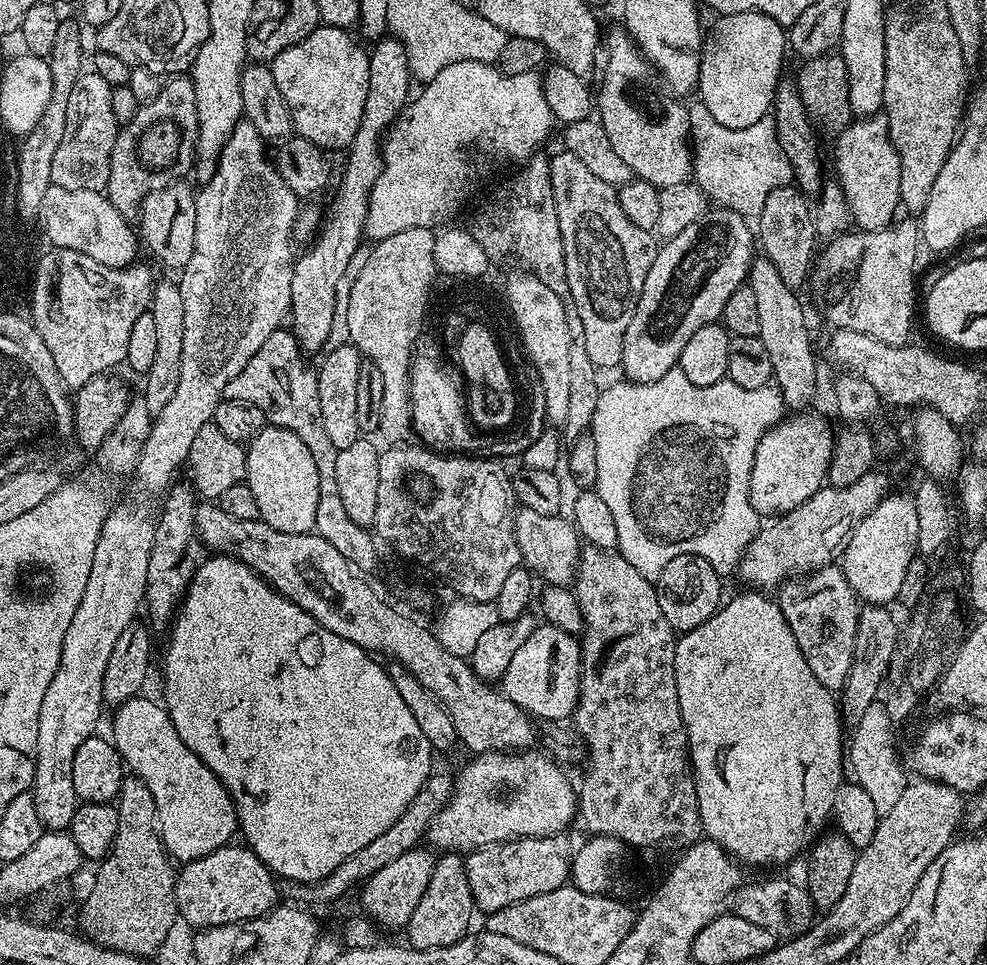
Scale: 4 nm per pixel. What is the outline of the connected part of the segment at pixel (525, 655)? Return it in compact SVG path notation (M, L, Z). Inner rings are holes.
M541 623L526 638L525 644L514 654L502 681L502 691L510 702L539 721L567 721L575 713L580 700L580 644L575 635L554 624Z

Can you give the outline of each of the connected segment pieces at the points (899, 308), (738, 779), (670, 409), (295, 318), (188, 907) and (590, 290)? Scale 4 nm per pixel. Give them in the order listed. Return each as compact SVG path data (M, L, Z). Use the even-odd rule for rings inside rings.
M904 218L897 219L891 226L884 228L881 232L861 232L859 230L849 230L833 239L828 249L821 251L815 257L814 267L810 272L810 284L820 288L825 284L828 287L828 320L836 328L845 328L846 330L858 330L860 334L870 334L870 338L878 338L887 344L906 344L909 343L908 335L912 332L912 307L916 304L916 255L922 252L922 228L915 219Z
M744 590L741 596L725 603L710 619L702 622L694 630L683 633L677 639L674 650L674 674L678 682L678 706L682 710L682 722L688 735L688 754L692 757L692 774L696 777L696 793L700 807L700 826L707 839L718 842L727 850L728 855L741 865L747 864L784 864L792 860L800 851L807 849L825 831L831 820L840 823L839 831L857 849L865 848L874 838L878 813L874 810L874 801L860 784L844 781L846 776L846 732L840 729L842 712L833 693L814 676L814 670L802 658L798 650L798 638L786 622L779 603L771 595L760 590Z
M677 366L671 368L658 382L646 382L645 384L612 384L609 388L599 389L600 397L594 410L590 435L594 438L594 450L598 462L598 478L594 491L600 495L602 502L610 506L610 514L614 514L614 530L618 530L618 551L621 556L634 566L643 576L655 578L662 574L666 562L670 558L678 558L678 554L698 554L714 566L714 570L722 578L735 573L740 566L740 559L744 557L744 551L748 543L756 537L762 527L762 517L756 512L750 500L750 476L751 466L754 462L755 448L759 444L765 432L774 427L785 415L786 405L779 388L772 384L758 386L758 390L746 390L746 386L738 386L733 380L727 378L714 382L714 386L694 386L686 374Z
M381 38L375 41L371 45L368 61L370 86L366 94L366 110L362 110L358 134L354 134L346 149L348 165L344 168L344 181L328 208L328 217L320 228L320 237L313 242L312 249L301 260L299 257L292 266L294 278L290 282L290 330L308 354L319 353L330 338L330 326L334 326L334 306L338 298L338 278L348 274L354 254L361 251L360 240L365 239L368 196L372 193L372 184L382 167L382 141L393 121L409 103L413 91L414 77L408 69L406 50L399 40Z
M225 846L214 850L210 854L206 854L200 860L195 860L189 864L183 865L179 869L176 877L176 911L179 919L184 920L188 924L193 924L193 929L199 930L202 928L213 928L214 926L222 926L223 924L238 924L245 920L258 920L262 916L267 916L273 908L277 907L278 900L276 900L276 883L278 883L277 877L271 872L269 868L265 866L256 855L252 853L252 849L247 846L241 846L241 848L232 848L233 846Z
M560 150L556 157L551 157L550 182L552 201L558 214L558 230L562 234L566 278L574 306L578 306L578 318L582 318L586 354L590 354L590 362L594 362L598 370L619 369L626 326L630 326L630 318L634 318L634 306L638 306L642 282L646 282L646 274L650 274L650 266L656 257L657 241L649 229L634 226L634 222L622 214L622 206L616 198L617 189L602 182L602 178L596 177L578 158L574 158L574 154Z

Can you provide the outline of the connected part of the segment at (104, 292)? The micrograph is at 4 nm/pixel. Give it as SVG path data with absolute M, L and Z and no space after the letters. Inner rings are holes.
M52 248L41 258L30 319L42 334L65 388L81 388L94 377L111 373L115 364L125 363L130 329L152 302L152 272L140 267L102 266L78 250L65 248Z

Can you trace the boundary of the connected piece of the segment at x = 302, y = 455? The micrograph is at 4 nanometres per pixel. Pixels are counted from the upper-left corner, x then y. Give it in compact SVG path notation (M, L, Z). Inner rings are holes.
M265 426L253 440L248 441L246 451L246 482L258 502L260 519L274 526L274 530L282 530L286 534L312 532L318 518L318 466L314 466L314 457L311 456L310 450L306 450L302 438L298 438L298 434L288 428Z

